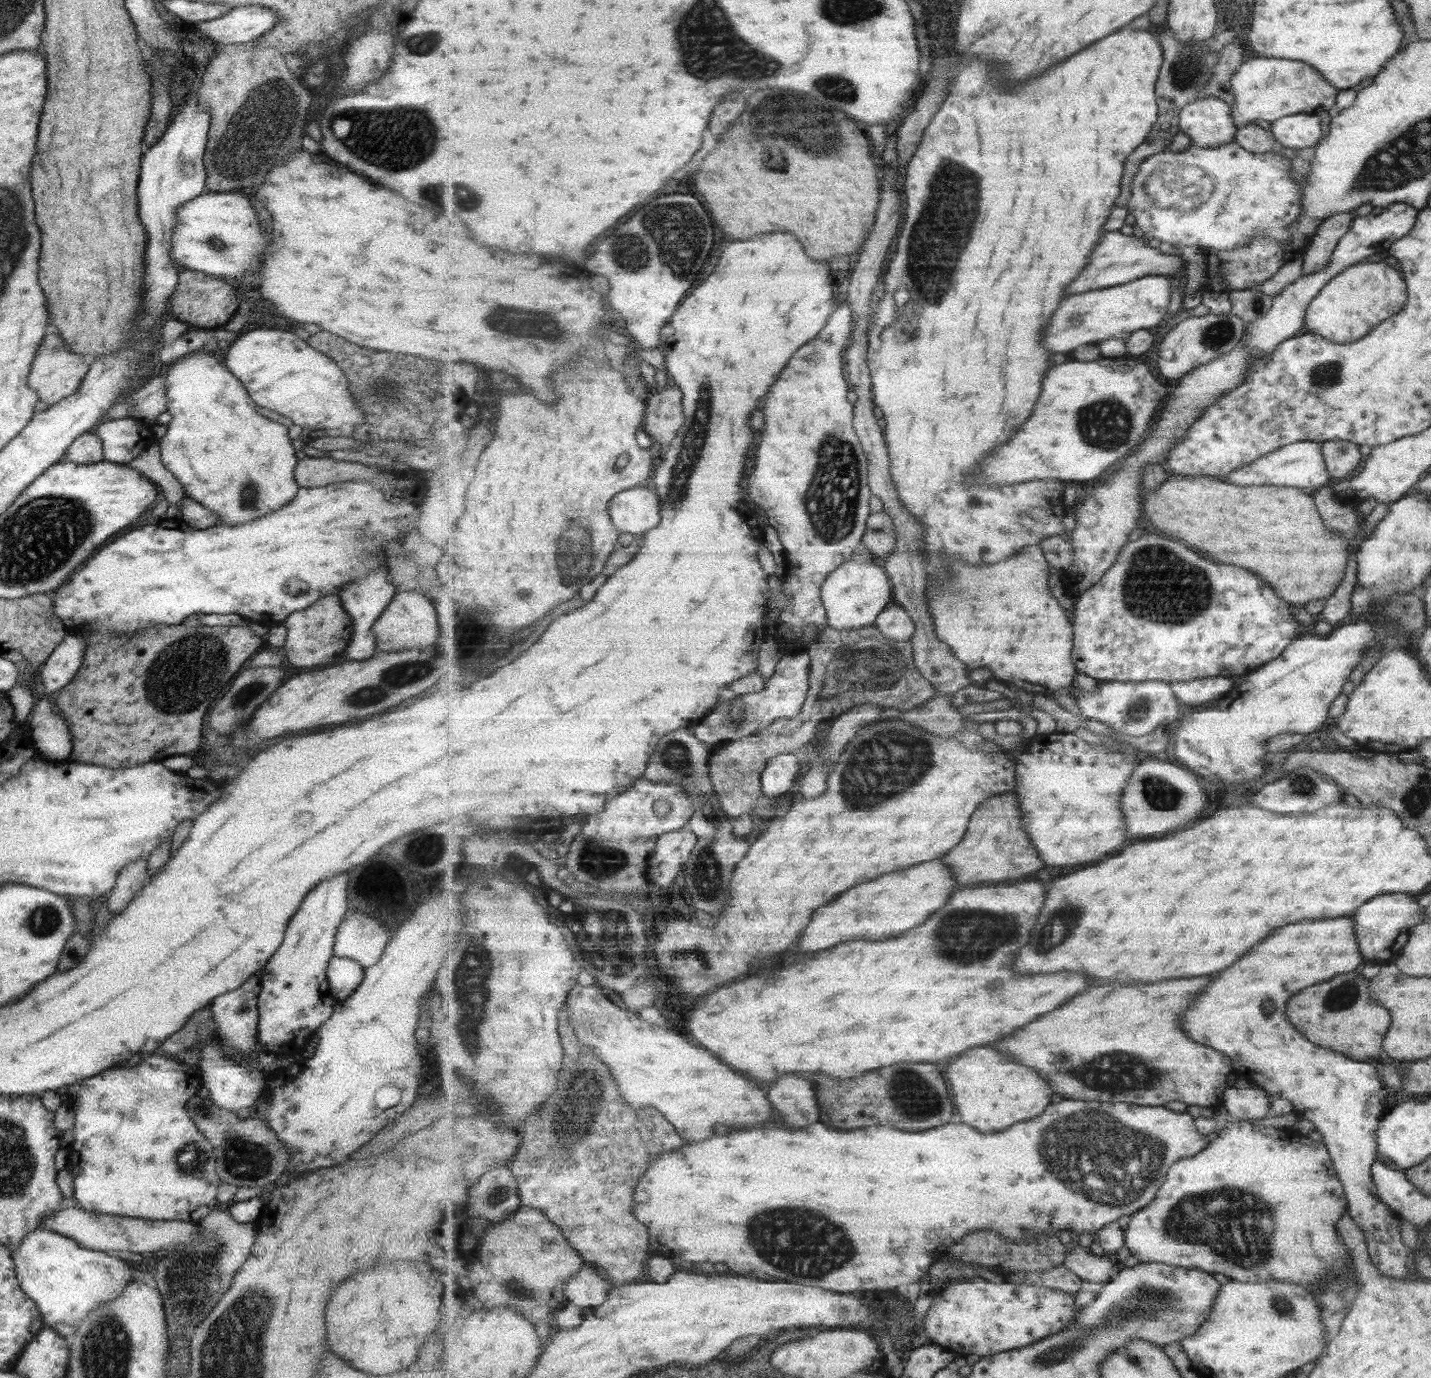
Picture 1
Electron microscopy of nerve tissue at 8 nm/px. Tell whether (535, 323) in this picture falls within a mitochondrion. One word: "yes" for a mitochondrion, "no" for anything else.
yes

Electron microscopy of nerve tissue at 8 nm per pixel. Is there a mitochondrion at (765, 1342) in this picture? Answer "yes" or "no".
no

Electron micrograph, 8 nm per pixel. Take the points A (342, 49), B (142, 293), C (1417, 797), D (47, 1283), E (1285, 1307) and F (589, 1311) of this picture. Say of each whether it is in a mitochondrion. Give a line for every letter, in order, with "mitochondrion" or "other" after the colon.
A: other
B: other
C: mitochondrion
D: other
E: mitochondrion
F: other

